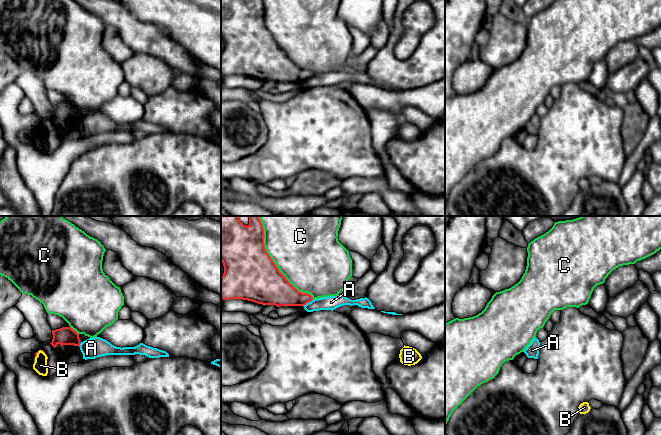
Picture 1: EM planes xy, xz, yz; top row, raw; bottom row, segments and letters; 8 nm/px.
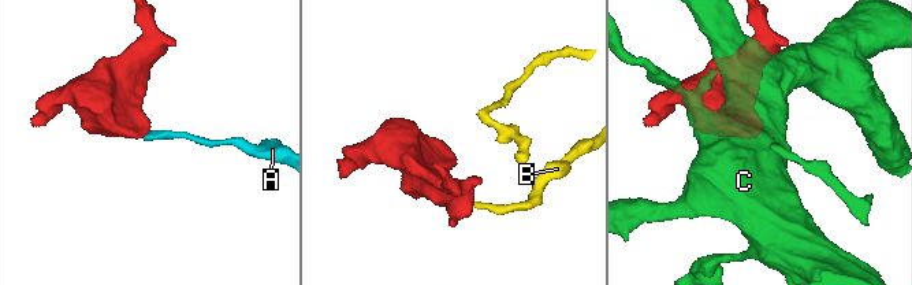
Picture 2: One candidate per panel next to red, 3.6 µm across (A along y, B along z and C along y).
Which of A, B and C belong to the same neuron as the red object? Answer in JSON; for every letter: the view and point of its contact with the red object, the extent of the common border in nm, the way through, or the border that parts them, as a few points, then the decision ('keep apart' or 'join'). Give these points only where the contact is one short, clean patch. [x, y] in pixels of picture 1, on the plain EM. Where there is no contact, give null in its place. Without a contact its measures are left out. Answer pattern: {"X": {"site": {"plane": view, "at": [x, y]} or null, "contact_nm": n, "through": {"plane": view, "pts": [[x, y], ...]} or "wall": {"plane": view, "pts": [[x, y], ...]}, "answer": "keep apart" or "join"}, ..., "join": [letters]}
{"A": {"site": {"plane": "xz", "at": [307, 78]}, "contact_nm": 100, "wall": {"plane": "xz", "pts": [[312, 75], [303, 82]]}, "answer": "keep apart"}, "B": {"site": {"plane": "xy", "at": [35, 132]}, "contact_nm": 90, "answer": "keep apart"}, "C": {"site": {"plane": "xz", "at": [276, 42]}, "contact_nm": 750, "answer": "keep apart"}, "join": []}

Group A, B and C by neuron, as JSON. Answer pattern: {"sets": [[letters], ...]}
{"sets": [["A"], ["B"], ["C"]]}

